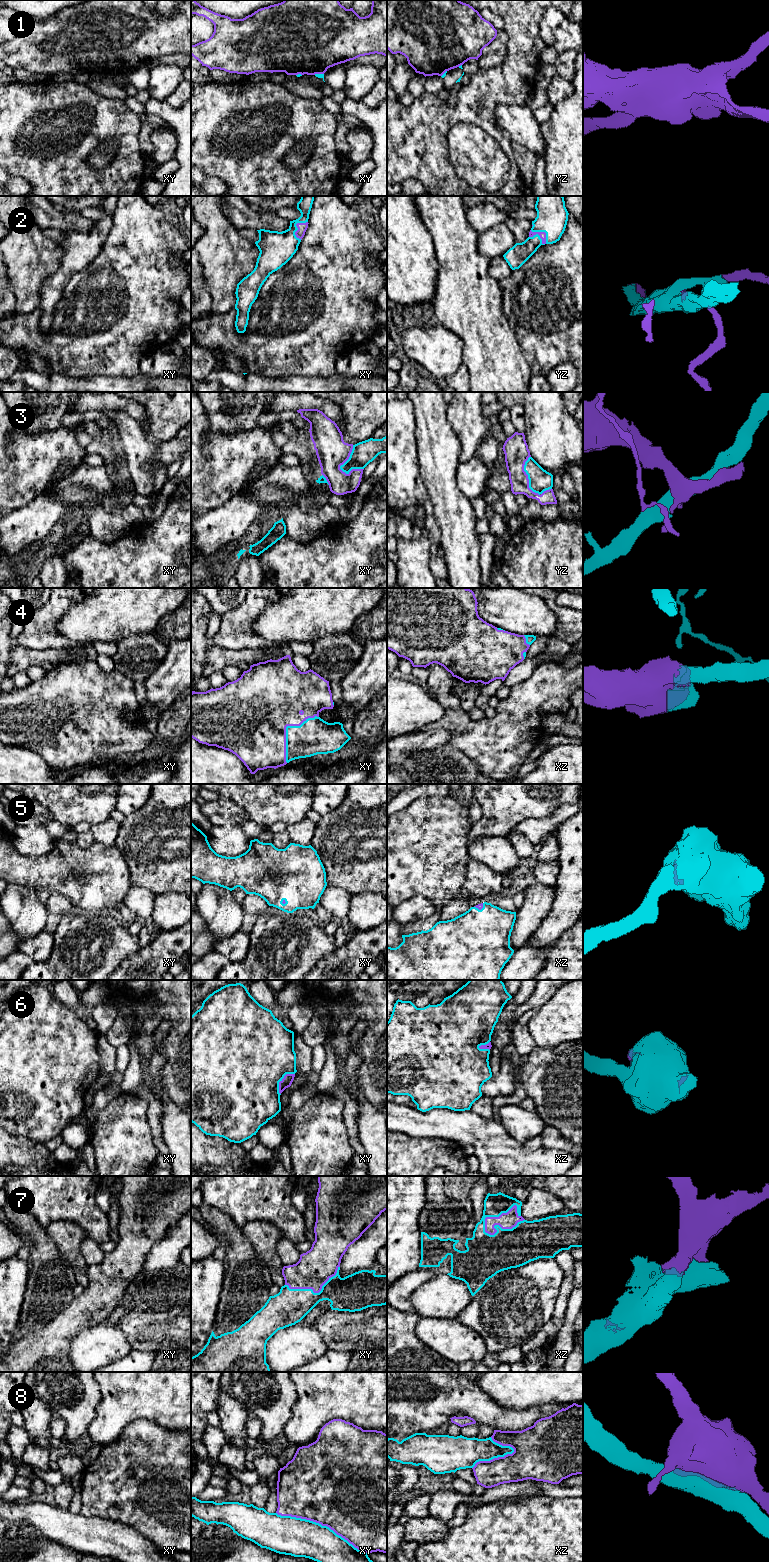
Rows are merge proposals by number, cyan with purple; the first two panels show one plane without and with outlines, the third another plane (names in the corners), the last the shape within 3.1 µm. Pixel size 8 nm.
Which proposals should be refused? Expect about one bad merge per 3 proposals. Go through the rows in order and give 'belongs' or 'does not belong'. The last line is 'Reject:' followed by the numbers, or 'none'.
1: does not belong
2: belongs
3: does not belong
4: belongs
5: belongs
6: belongs
7: belongs
8: does not belong
Reject: 1, 3, 8

